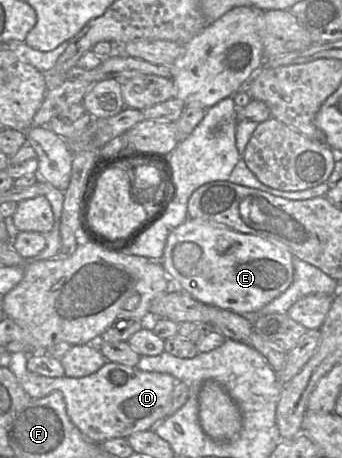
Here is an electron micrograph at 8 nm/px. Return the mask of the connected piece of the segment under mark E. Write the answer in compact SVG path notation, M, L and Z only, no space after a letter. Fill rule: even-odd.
M187 218L168 236L160 262L172 286L207 305L254 314L283 293L294 277L292 253L285 246L212 221Z

